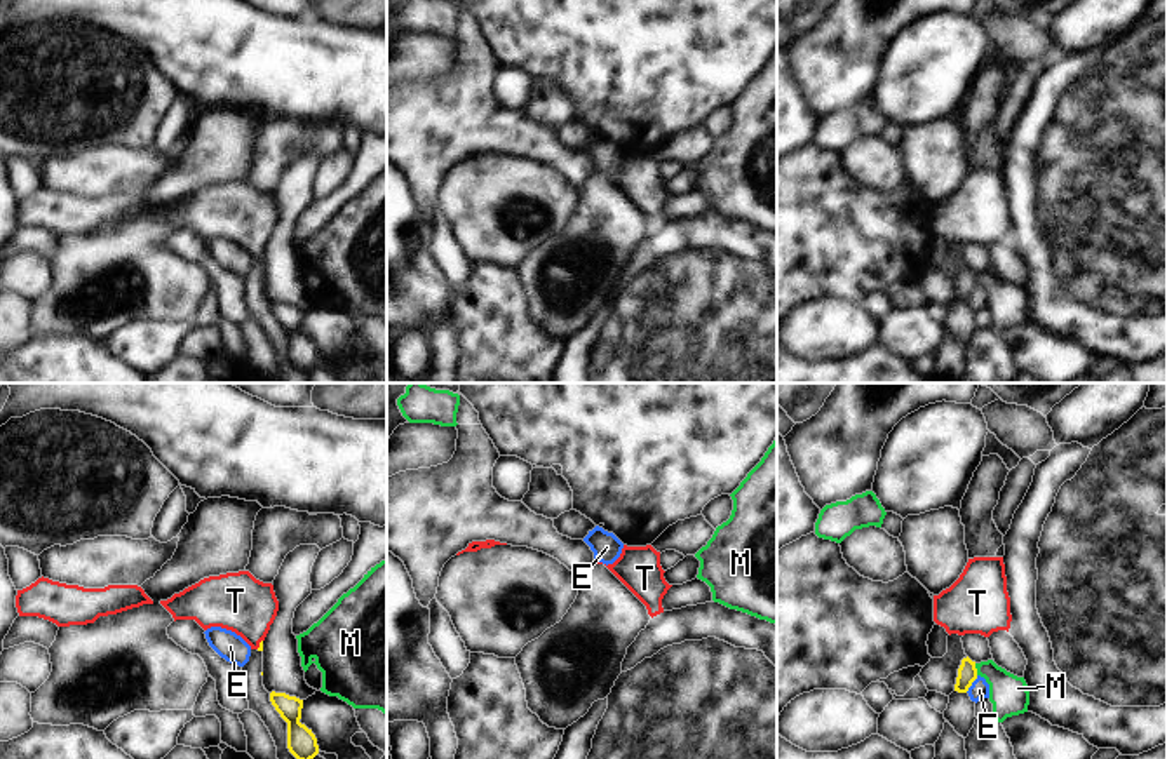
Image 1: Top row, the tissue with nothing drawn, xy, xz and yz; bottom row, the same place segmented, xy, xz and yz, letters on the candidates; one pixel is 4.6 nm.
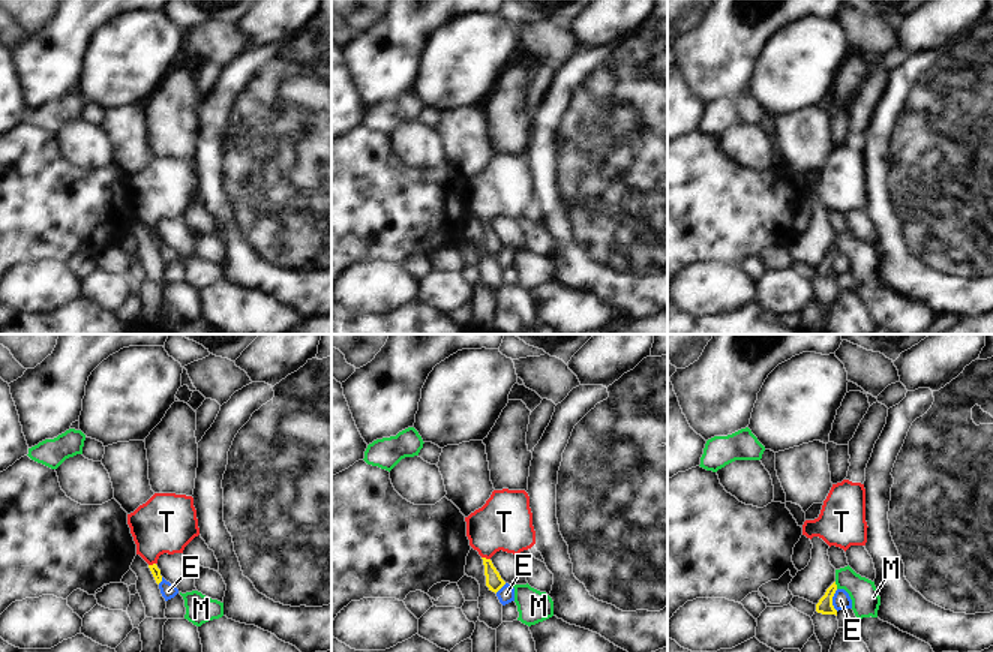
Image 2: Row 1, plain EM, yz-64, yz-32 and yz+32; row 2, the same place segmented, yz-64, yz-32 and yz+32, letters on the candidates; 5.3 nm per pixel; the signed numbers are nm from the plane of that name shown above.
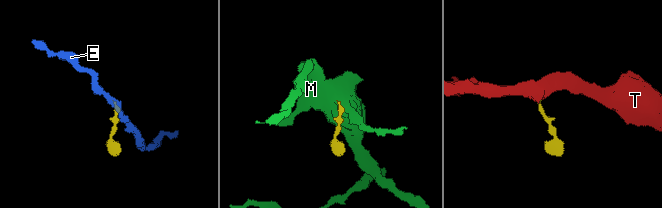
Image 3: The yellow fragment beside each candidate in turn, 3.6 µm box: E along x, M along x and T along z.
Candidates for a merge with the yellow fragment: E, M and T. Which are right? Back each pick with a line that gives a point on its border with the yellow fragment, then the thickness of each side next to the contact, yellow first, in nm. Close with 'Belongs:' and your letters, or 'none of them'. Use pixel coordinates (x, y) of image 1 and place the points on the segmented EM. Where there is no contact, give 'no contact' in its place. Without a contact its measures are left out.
T: contact xy (260, 644); calibres 20 and 280 nm
Belongs: T

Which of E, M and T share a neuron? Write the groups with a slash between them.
E / M / T

